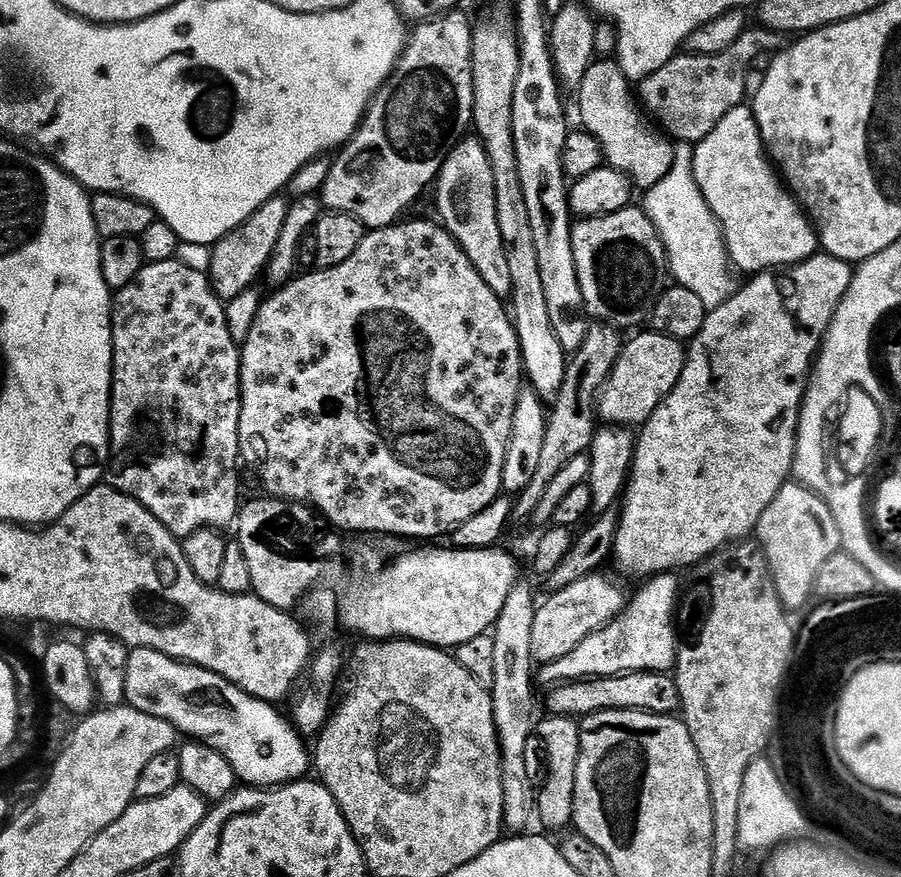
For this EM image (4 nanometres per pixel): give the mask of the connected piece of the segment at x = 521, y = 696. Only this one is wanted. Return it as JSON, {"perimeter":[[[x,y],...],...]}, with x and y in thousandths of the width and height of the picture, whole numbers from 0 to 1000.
{"perimeter":[[[574,664],[566,673],[566,677],[557,691],[557,698],[553,700],[550,710],[544,721],[544,726],[546,725],[546,780],[544,779],[544,788],[546,790],[546,804],[548,805],[548,828],[550,829],[550,842],[555,847],[555,883],[557,885],[557,901],[559,902],[559,943],[560,945],[567,946],[573,951],[580,950],[583,945],[585,945],[582,943],[584,943],[589,935],[593,935],[593,900],[590,900],[588,892],[584,887],[584,873],[579,869],[584,865],[584,846],[590,840],[590,838],[593,838],[593,831],[597,824],[597,815],[595,816],[595,791],[590,787],[590,775],[593,780],[593,754],[590,750],[590,742],[588,741],[588,722],[593,718],[593,705],[595,704],[596,692],[597,684],[594,684],[594,682],[590,681],[589,668],[586,666],[580,666],[580,664]]]}

